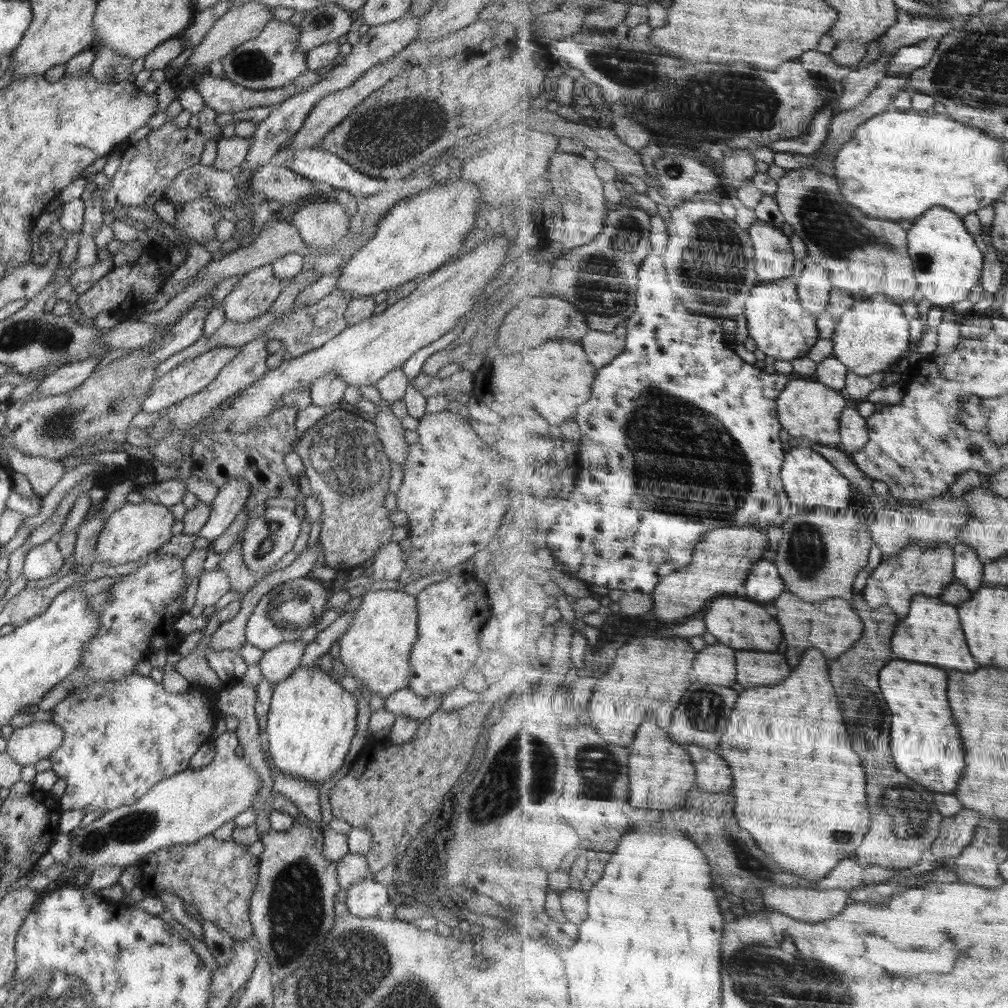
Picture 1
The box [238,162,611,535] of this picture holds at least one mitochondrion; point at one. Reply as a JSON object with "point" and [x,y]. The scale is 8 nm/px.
{"point":[342,451]}

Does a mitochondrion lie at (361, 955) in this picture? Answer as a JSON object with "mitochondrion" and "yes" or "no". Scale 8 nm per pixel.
{"mitochondrion":"yes"}

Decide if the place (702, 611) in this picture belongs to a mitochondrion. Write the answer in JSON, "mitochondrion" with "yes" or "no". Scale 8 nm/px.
{"mitochondrion":"no"}

